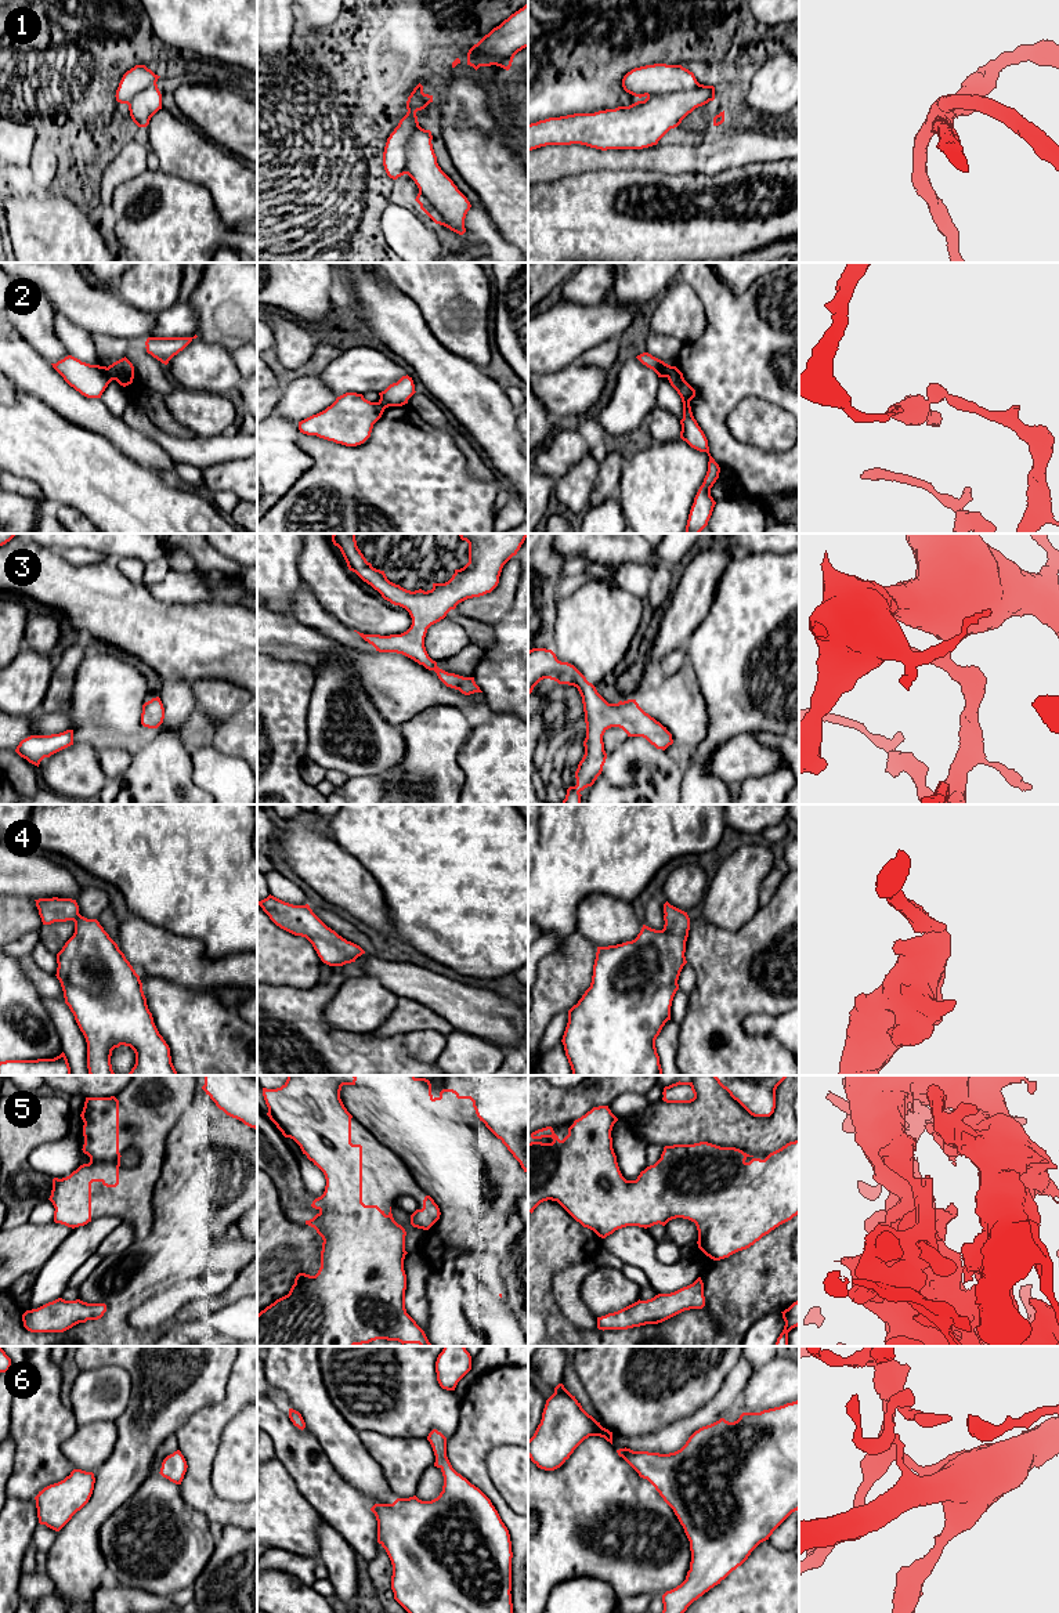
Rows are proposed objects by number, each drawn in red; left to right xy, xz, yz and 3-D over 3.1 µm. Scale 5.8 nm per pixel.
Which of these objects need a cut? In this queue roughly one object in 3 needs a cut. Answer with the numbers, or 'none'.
2

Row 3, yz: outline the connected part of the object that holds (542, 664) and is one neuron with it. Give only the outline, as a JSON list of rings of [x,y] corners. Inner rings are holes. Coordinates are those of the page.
[[[532,648],[528,651],[528,695],[543,679],[577,687],[585,712],[585,755],[575,771],[577,785],[567,789],[563,804],[581,804],[579,792],[601,774],[607,759],[603,735],[608,728],[619,727],[628,737],[643,737],[662,751],[673,744],[666,727],[646,713],[636,699],[608,704],[574,665],[559,661],[552,650]]]

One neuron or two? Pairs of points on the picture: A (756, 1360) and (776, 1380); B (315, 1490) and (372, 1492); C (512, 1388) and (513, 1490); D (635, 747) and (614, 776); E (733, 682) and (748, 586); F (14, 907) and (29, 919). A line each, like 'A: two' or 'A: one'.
A: two
B: two
C: two
D: one
E: one
F: one

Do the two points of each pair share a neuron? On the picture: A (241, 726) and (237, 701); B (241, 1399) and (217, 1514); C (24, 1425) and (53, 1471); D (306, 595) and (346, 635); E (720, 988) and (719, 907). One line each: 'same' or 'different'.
A: different
B: same
C: same
D: same
E: different

